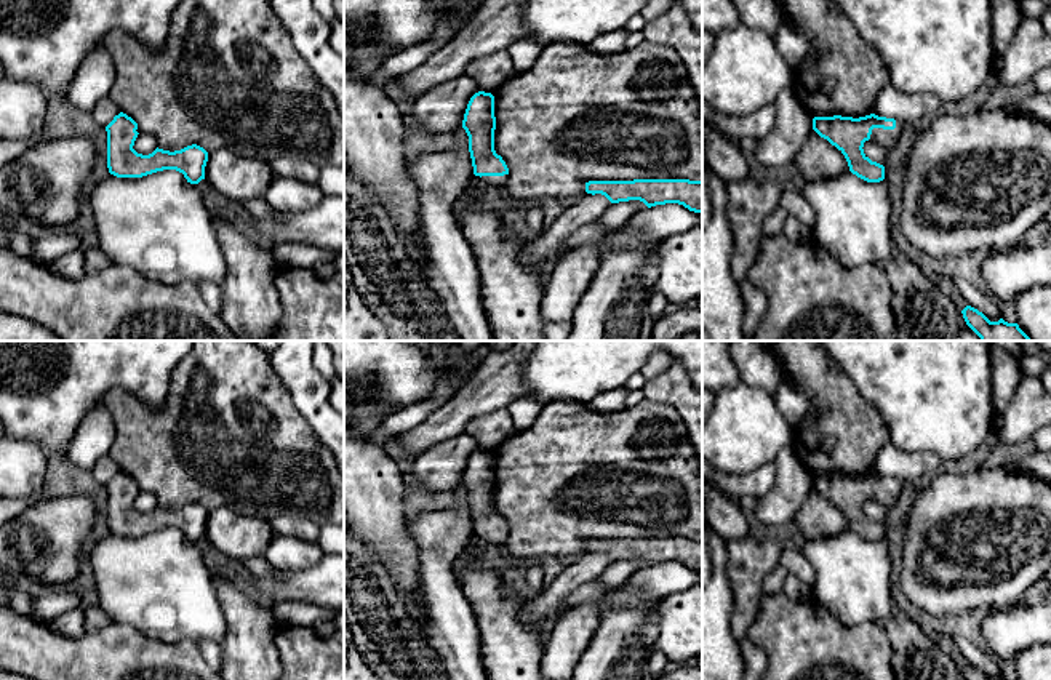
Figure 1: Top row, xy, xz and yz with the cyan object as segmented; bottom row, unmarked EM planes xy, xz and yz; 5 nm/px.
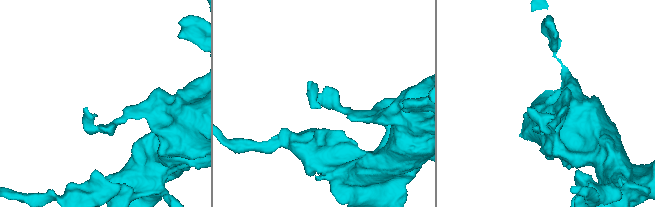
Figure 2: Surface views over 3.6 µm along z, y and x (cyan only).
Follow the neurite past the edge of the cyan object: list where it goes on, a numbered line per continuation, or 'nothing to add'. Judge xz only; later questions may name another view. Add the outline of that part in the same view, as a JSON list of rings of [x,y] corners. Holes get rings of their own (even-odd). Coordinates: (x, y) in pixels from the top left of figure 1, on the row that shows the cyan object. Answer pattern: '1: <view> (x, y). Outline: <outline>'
1: xz (499, 181). Outline: [[[509,174],[504,176],[482,176],[488,184],[496,186],[496,187],[506,187]]]

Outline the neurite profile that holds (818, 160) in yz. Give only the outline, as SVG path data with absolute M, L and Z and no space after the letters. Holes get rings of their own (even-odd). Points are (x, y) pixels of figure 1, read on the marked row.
M811 130L806 142L795 154L793 162L805 182L837 178L849 170L841 150Z

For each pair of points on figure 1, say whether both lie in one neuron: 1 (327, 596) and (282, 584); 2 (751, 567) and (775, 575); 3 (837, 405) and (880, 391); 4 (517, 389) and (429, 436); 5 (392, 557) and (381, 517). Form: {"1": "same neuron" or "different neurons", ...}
{"1": "same neuron", "2": "different neurons", "3": "different neurons", "4": "same neuron", "5": "same neuron"}

